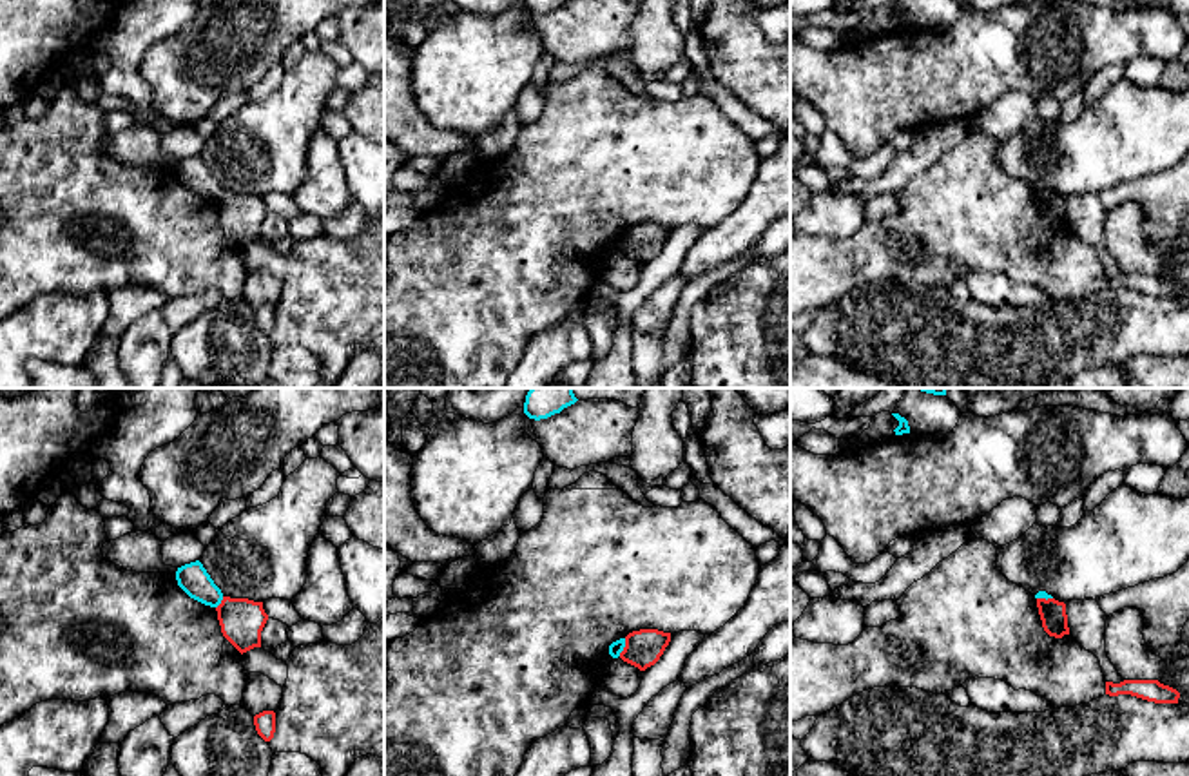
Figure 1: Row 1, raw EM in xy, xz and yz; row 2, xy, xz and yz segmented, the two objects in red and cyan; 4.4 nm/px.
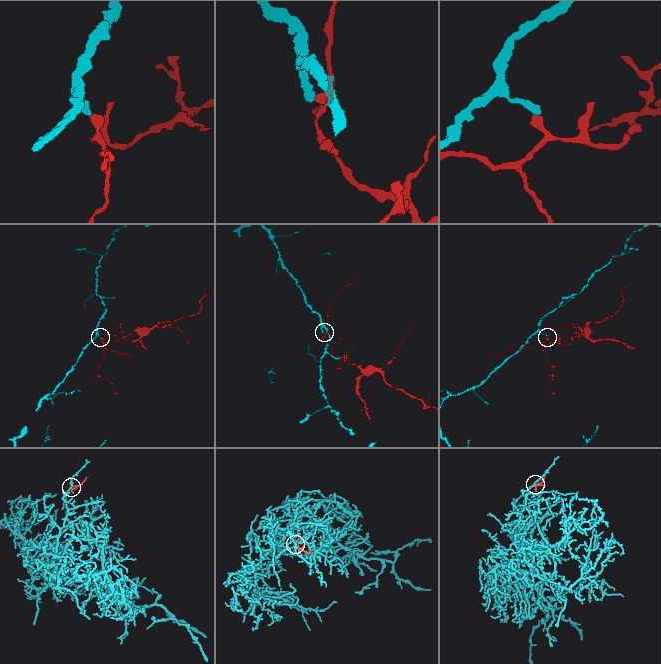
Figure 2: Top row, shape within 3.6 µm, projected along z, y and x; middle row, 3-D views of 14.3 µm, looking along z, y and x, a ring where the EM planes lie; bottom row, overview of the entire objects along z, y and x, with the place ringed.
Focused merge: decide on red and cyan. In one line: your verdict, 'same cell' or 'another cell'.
another cell

